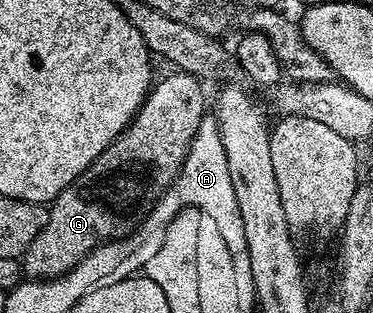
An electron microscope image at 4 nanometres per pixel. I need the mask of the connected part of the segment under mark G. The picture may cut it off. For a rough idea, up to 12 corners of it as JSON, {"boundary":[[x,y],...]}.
{"boundary":[[200,77],[139,113],[47,210],[24,277],[56,280],[138,229],[204,120]]}

